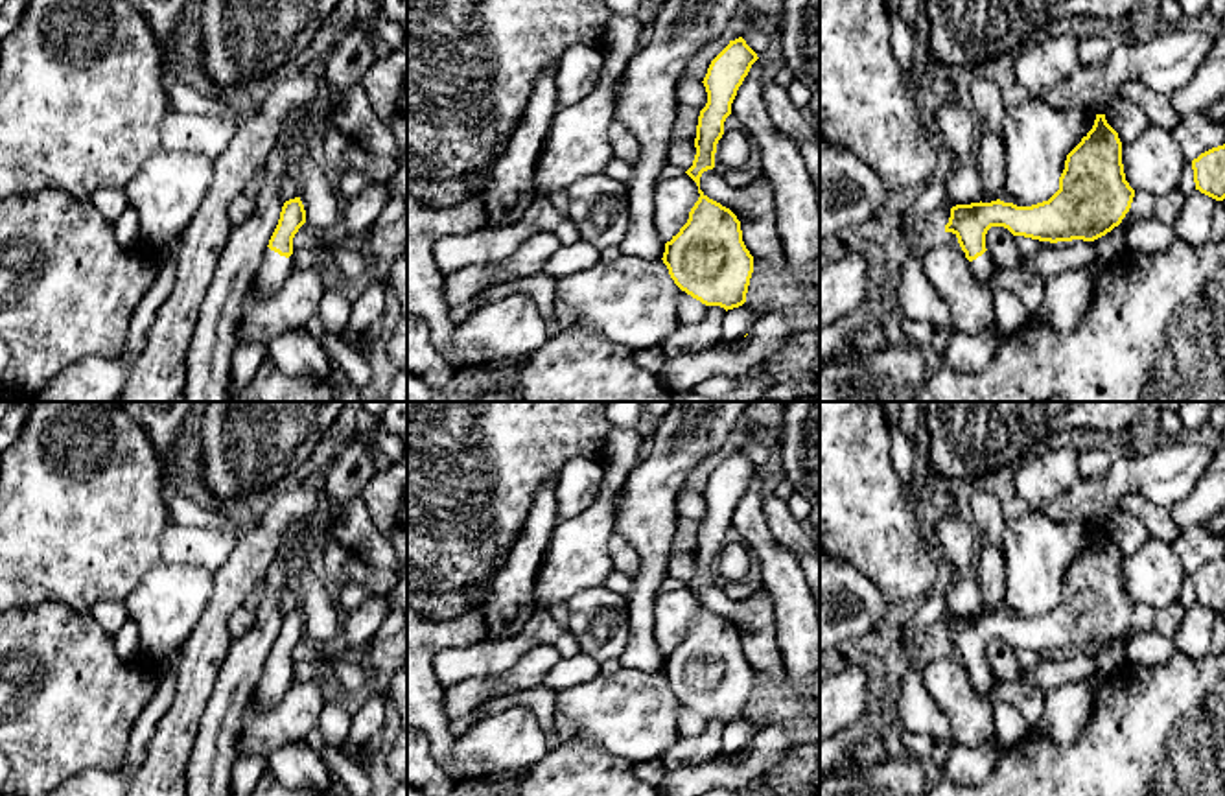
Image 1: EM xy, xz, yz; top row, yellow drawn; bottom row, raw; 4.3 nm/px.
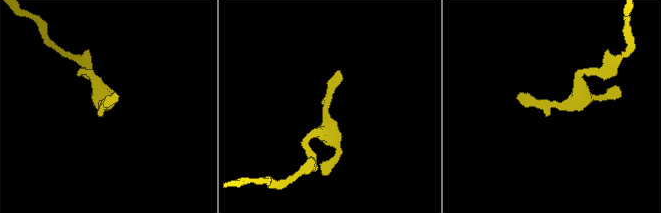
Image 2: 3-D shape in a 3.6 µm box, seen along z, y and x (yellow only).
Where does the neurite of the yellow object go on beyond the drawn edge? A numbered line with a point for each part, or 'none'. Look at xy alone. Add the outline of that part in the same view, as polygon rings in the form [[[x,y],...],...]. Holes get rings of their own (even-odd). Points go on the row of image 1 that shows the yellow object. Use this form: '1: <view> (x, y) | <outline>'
1: xy (273, 269) | [[[267,247],[260,269],[252,280],[254,291],[262,297],[274,295],[293,271],[293,258],[295,251],[289,258],[286,258]]]

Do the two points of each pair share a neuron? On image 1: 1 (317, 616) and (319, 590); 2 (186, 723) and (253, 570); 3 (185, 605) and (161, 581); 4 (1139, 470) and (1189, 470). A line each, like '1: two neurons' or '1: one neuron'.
1: one neuron
2: one neuron
3: one neuron
4: one neuron

